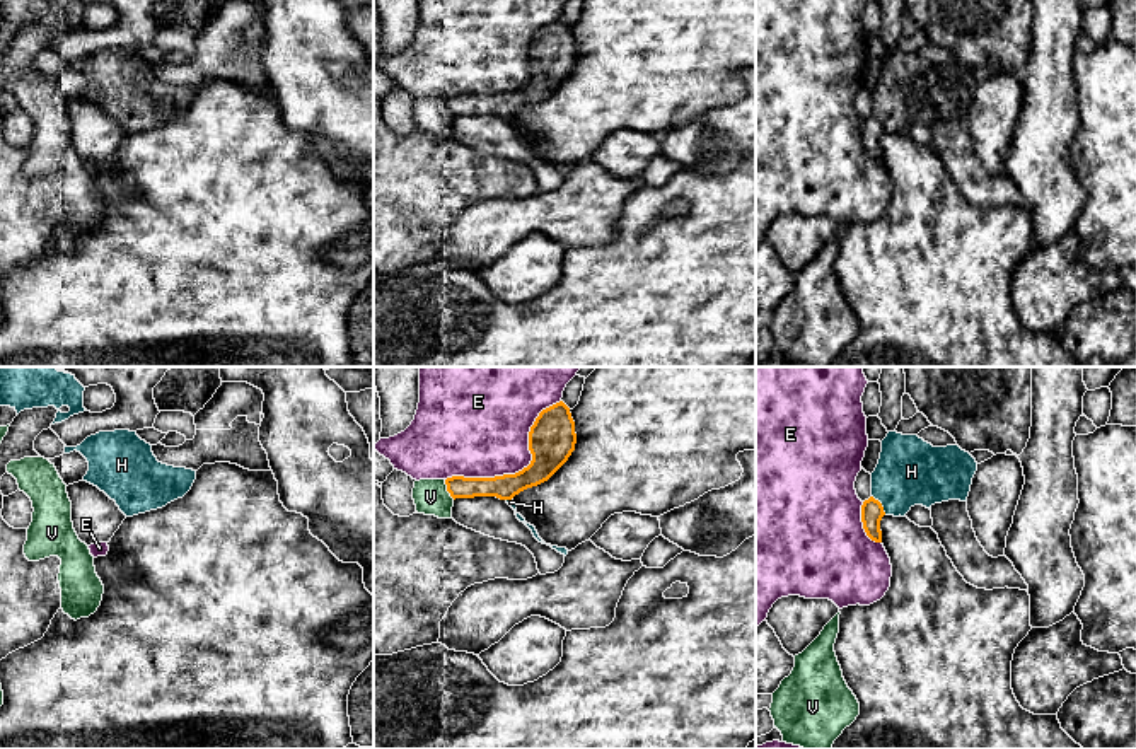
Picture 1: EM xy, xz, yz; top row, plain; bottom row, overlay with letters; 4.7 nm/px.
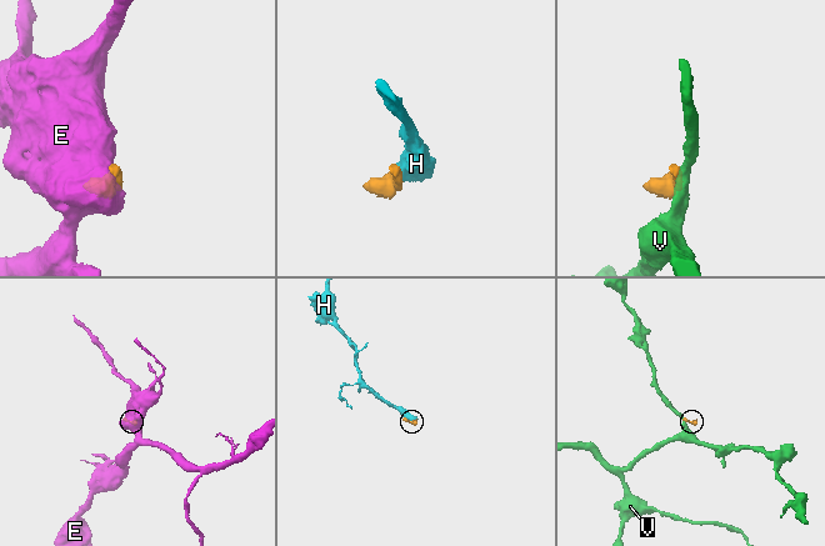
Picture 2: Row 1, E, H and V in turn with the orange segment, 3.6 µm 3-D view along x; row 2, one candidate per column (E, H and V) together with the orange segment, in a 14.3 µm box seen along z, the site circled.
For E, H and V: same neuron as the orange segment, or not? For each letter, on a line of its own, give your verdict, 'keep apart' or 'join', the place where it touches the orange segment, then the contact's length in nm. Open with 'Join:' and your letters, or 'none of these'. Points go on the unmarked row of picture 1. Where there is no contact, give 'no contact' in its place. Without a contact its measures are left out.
Join: H
E: keep apart; contact xz (524, 86); length 650 nm
H: join; contact yz (880, 123); length 120 nm
V: keep apart; contact xz (447, 108); length 110 nm

